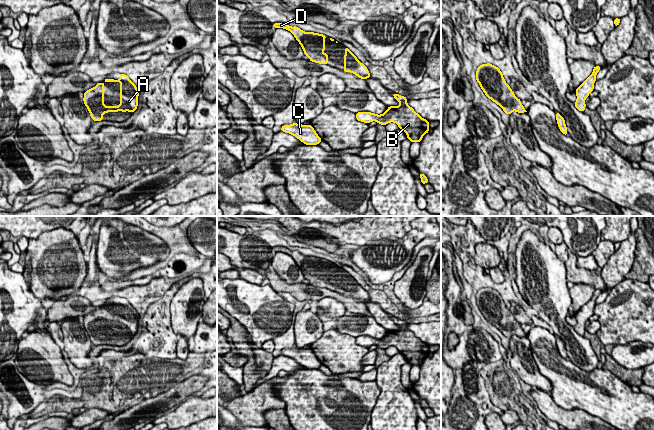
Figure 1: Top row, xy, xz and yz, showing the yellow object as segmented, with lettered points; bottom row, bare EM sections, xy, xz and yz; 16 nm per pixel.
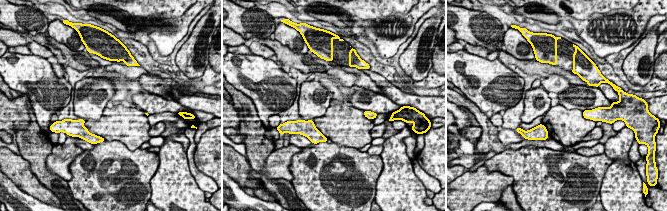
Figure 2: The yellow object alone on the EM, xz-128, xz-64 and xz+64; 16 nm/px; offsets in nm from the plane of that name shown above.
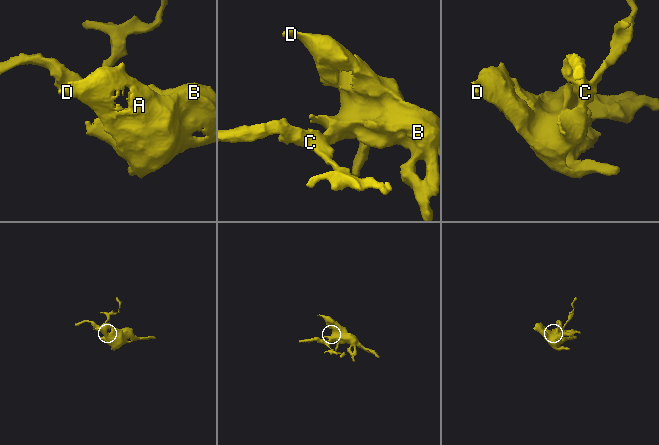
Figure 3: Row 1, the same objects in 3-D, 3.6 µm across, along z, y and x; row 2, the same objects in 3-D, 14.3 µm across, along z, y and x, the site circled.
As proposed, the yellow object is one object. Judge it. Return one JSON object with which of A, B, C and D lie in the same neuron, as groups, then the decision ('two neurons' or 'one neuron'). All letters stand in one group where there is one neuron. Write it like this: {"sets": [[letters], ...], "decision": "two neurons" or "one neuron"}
{"sets": [["A", "B", "C", "D"]], "decision": "one neuron"}

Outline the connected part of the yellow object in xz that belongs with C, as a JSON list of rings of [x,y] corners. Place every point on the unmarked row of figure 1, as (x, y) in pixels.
[[[293,347],[290,349],[283,349],[280,355],[294,359],[305,369],[318,369],[322,365],[310,348],[299,349],[297,347]]]

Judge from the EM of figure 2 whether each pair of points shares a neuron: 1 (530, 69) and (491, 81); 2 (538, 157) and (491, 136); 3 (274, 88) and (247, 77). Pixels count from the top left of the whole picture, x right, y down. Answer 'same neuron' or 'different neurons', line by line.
1: different neurons
2: different neurons
3: same neuron

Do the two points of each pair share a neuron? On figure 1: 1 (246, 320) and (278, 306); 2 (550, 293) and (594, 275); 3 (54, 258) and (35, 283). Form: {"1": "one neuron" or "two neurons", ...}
{"1": "one neuron", "2": "two neurons", "3": "one neuron"}

